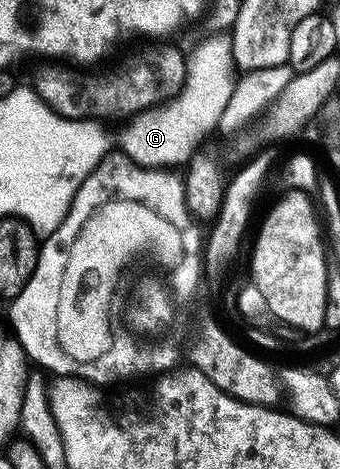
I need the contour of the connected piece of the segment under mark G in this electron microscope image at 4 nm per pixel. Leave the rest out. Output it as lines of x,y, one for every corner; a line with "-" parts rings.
212,33
206,37
185,60
187,73
179,93
162,104
140,111
127,122
122,150
141,167
162,169
185,164
204,137
219,126
236,82
235,76
232,77
236,69
233,43
226,33

